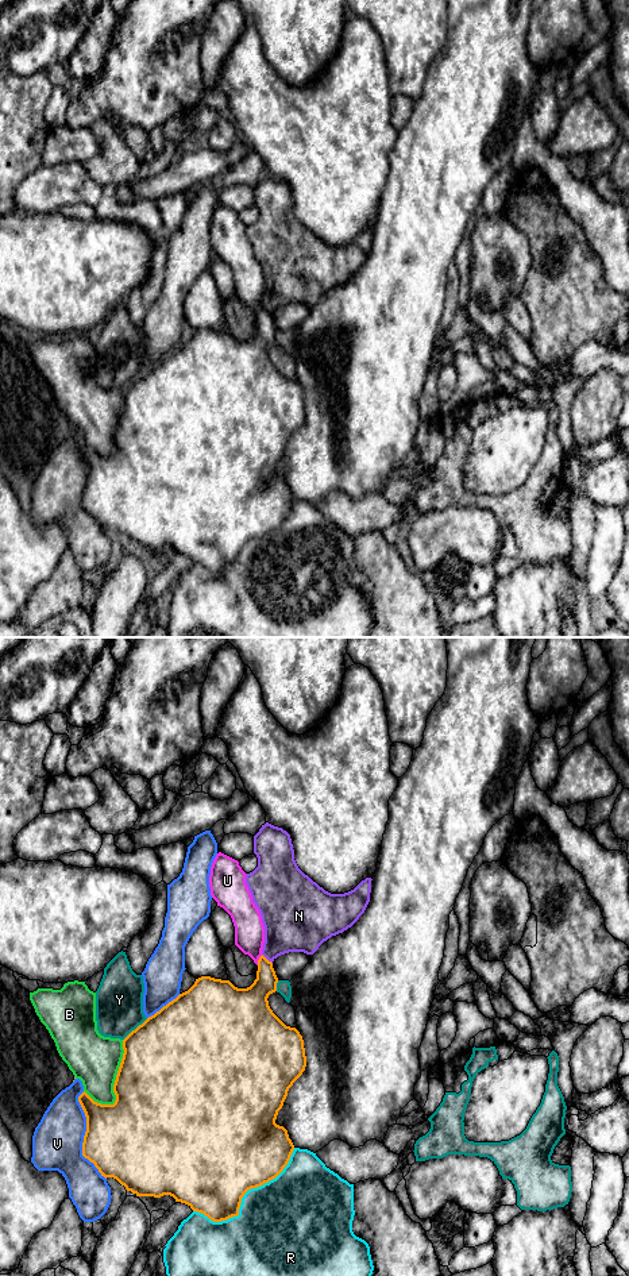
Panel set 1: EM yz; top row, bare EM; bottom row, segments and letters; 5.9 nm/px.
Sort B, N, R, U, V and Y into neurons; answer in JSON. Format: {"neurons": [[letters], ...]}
{"neurons": [["B"], ["N"], ["R"], ["U"], ["V"], ["Y"]]}

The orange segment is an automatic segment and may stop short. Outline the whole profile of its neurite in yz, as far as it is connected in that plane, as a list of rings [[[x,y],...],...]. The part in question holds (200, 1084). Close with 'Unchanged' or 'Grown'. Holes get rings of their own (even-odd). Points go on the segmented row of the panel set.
[[[263,955],[258,960],[256,979],[247,988],[238,988],[229,980],[201,976],[194,984],[175,999],[163,1006],[154,1015],[132,1030],[123,1040],[123,1059],[113,1084],[116,1100],[113,1105],[94,1102],[85,1091],[78,1102],[86,1117],[86,1132],[82,1142],[82,1156],[99,1169],[101,1176],[113,1177],[127,1191],[136,1196],[161,1198],[170,1195],[175,1202],[188,1204],[193,1211],[201,1213],[213,1222],[227,1221],[239,1215],[242,1198],[251,1190],[275,1179],[288,1165],[294,1145],[288,1130],[275,1123],[278,1111],[282,1109],[289,1088],[302,1075],[306,1067],[304,1040],[296,1028],[286,1026],[270,1009],[269,995],[277,991],[278,978],[273,963]]]. Unchanged

